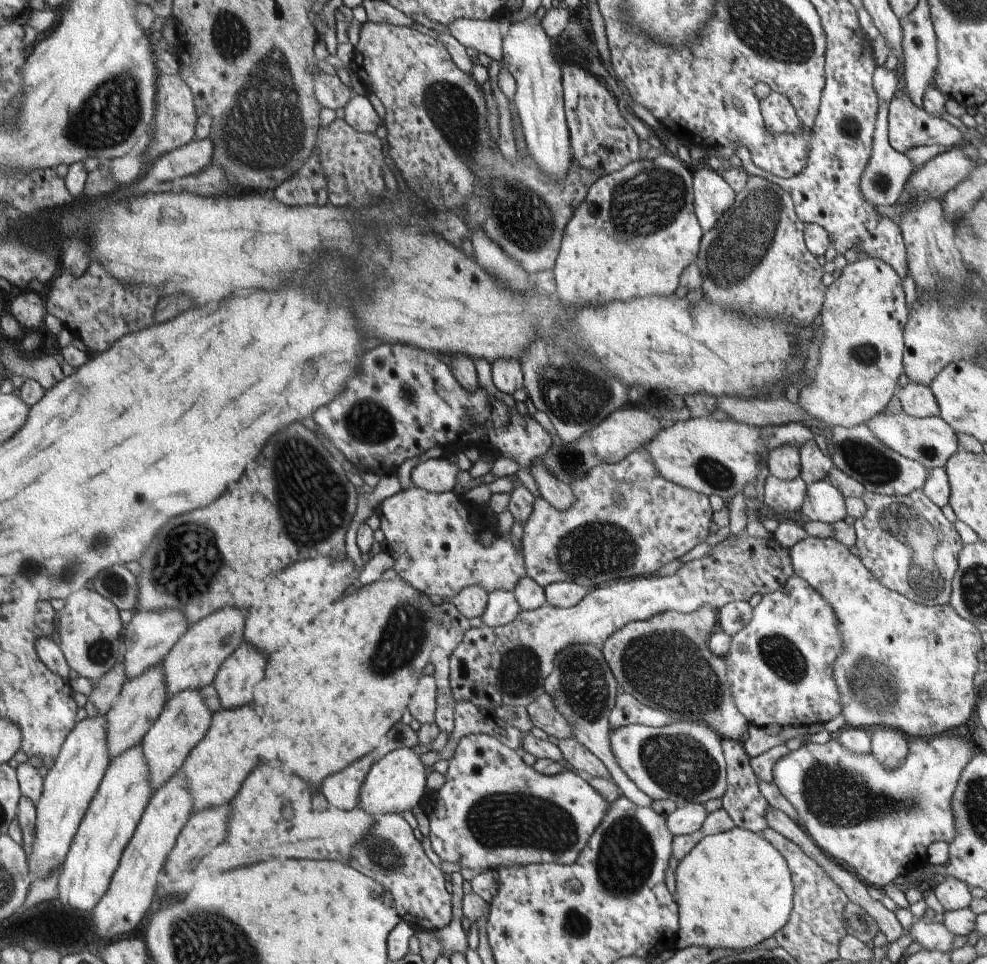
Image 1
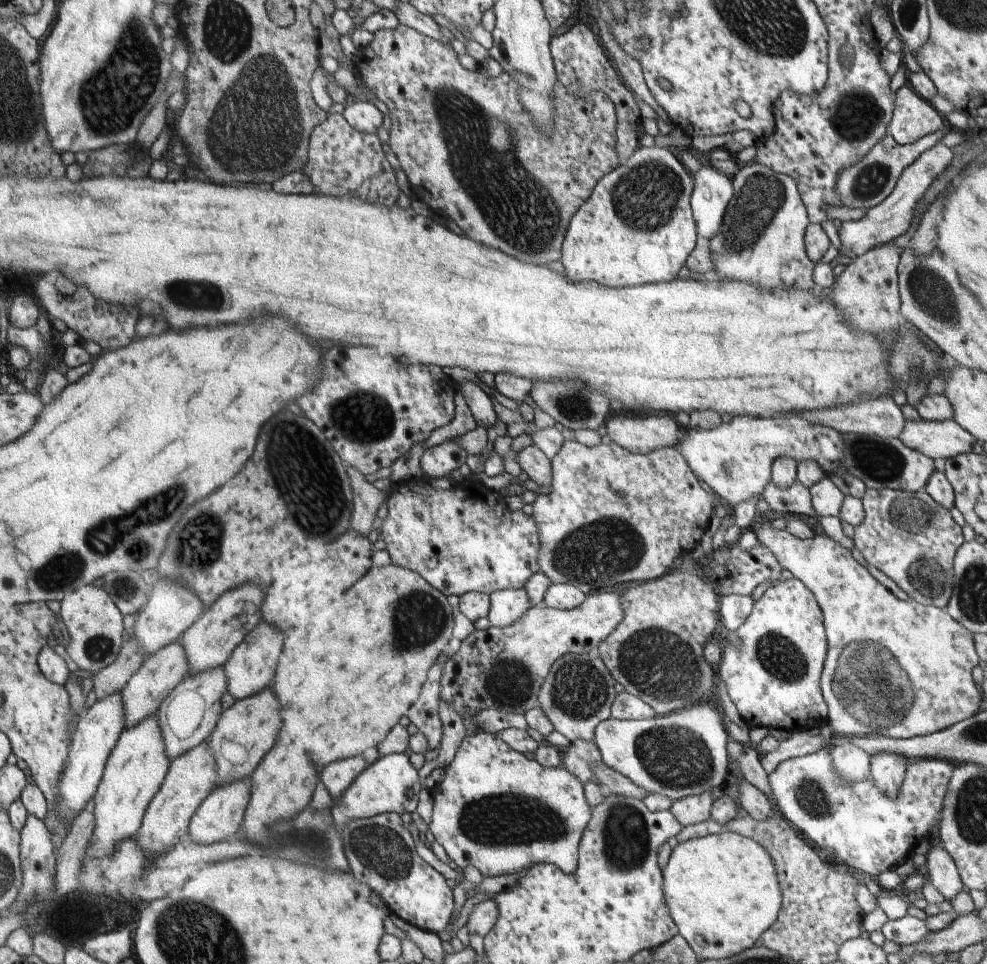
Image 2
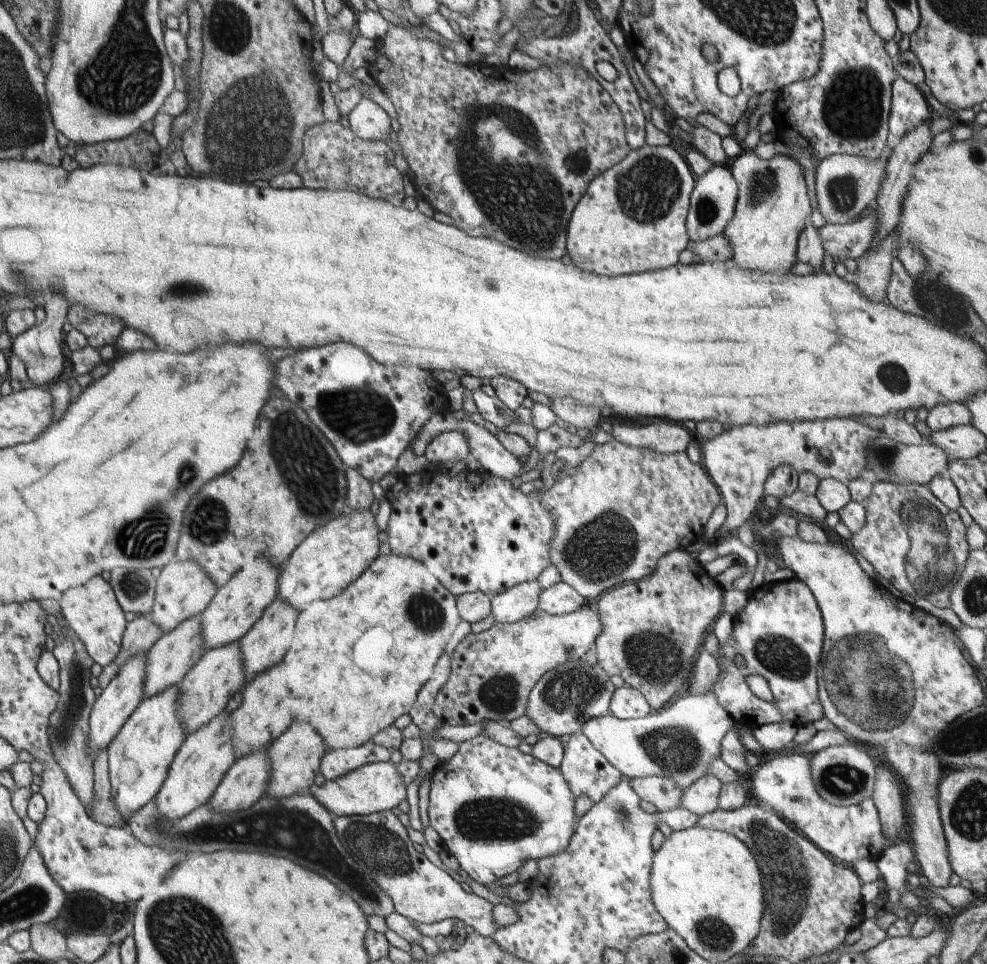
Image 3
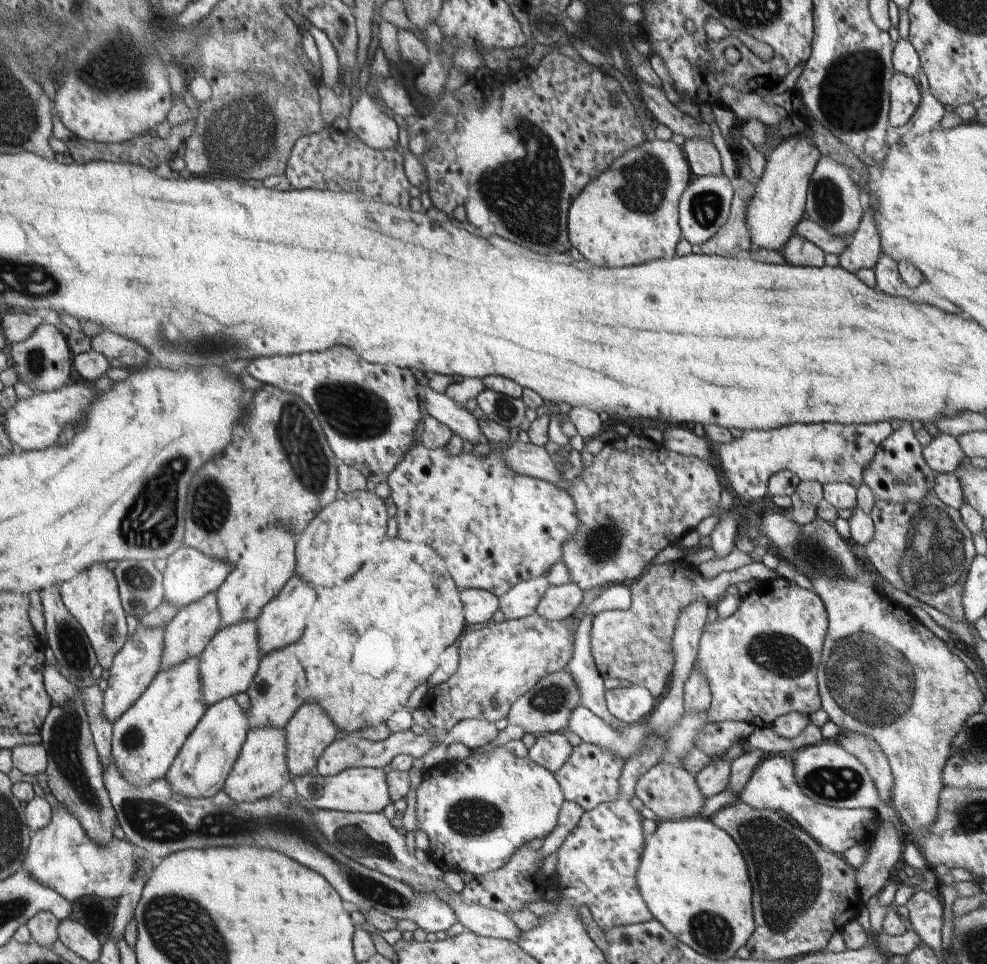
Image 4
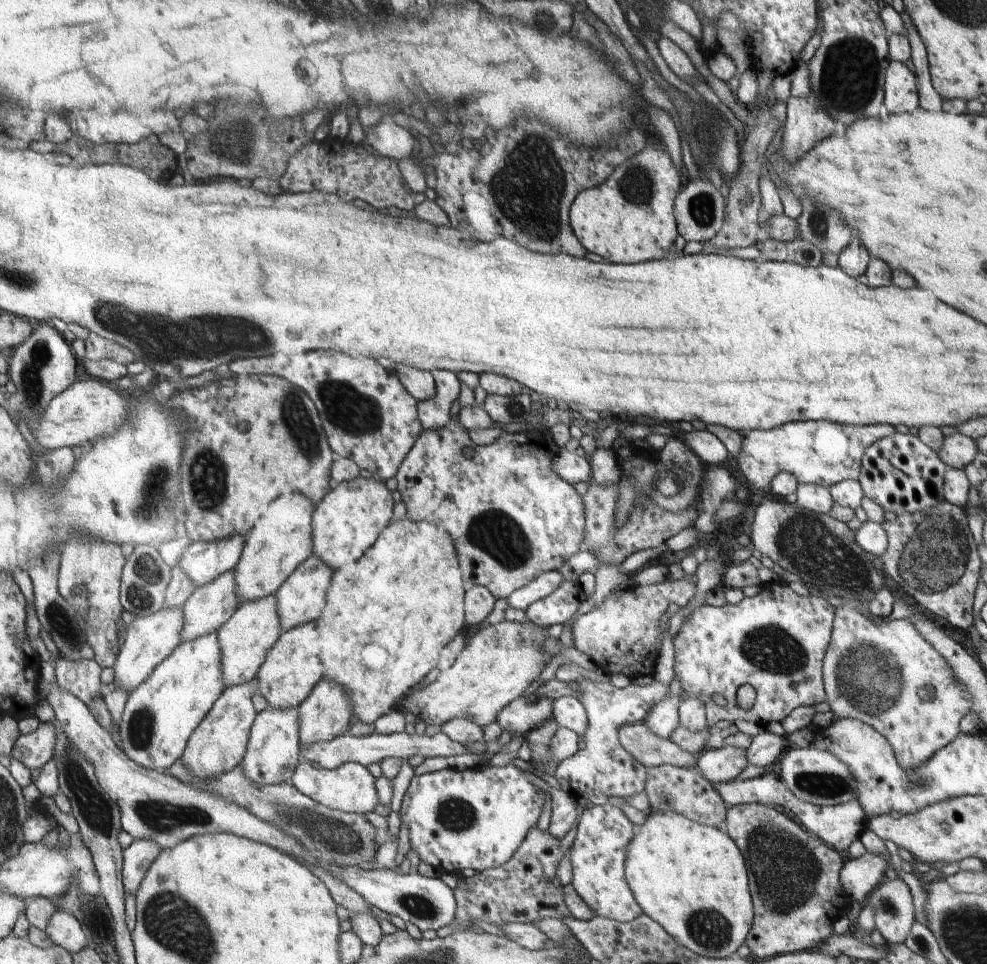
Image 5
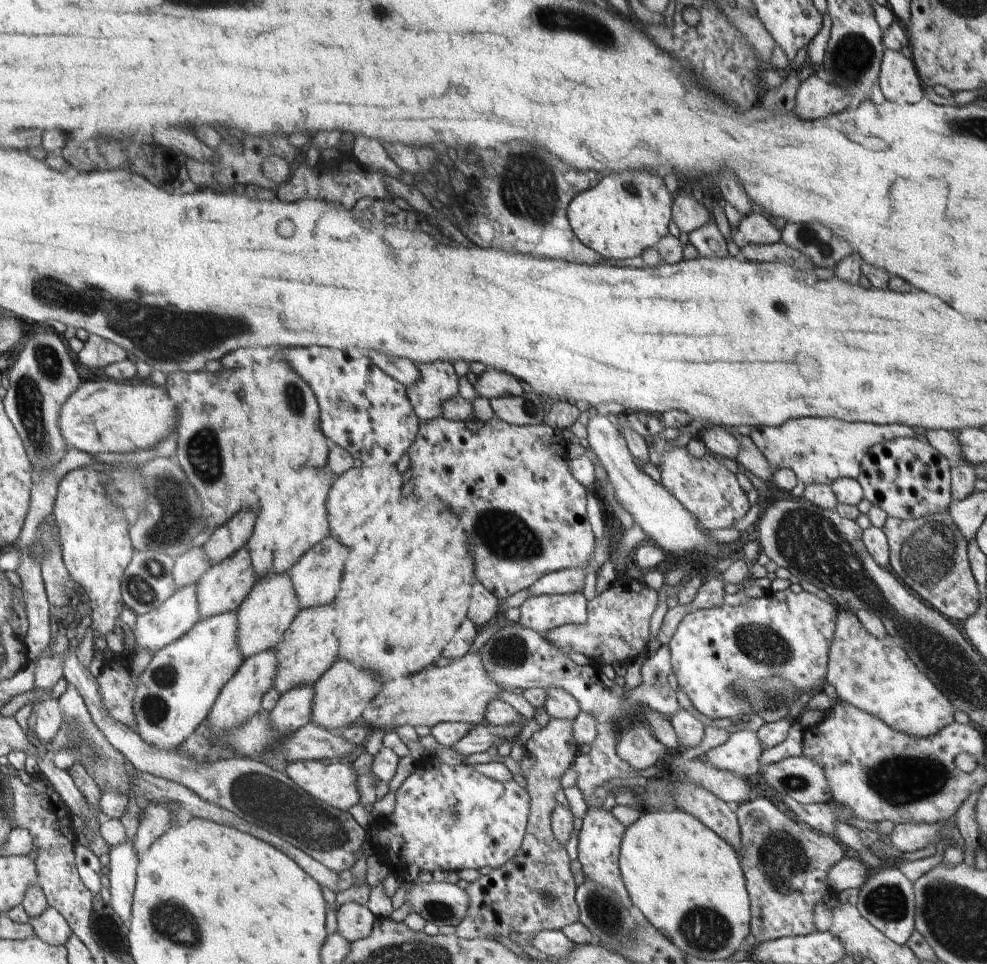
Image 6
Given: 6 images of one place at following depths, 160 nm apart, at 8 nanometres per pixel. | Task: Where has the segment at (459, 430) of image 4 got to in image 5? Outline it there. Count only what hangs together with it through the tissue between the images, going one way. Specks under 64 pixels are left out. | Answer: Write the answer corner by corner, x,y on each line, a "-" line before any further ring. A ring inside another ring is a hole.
385,364
389,372
396,373
401,383
419,402
435,395
435,382
430,371
423,371
407,364

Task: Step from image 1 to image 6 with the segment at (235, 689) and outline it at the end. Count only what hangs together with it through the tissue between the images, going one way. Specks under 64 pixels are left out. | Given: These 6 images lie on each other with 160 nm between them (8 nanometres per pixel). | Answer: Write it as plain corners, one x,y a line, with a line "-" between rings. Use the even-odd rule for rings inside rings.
328,535
320,543
315,544
310,551
305,552
301,561
288,573
292,577
293,588
297,592
300,610
328,606
337,599
337,592
341,589
342,576
350,551
351,549
346,548
346,545
341,541
334,540
333,536

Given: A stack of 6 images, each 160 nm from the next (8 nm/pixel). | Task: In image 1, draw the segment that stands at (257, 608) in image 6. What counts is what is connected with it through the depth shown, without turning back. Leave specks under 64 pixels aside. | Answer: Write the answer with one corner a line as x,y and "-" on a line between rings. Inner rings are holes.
186,689
168,697
159,718
141,740
141,747
149,764
150,784
154,791
182,768
197,744
208,734
212,726
213,712
206,705
200,689

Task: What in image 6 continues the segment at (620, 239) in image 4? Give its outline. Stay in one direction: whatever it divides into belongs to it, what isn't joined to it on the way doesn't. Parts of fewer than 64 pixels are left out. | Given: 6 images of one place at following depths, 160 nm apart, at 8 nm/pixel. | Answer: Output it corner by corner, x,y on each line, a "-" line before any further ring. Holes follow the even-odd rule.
626,170
622,174
610,174
604,176
602,184
597,187
585,190
577,195
569,203
568,217
573,231
582,244
589,245
594,252
604,258
635,258
642,254
646,248
656,248
660,238
669,234
668,228
672,222
672,205
674,195
668,192
662,178
650,174
650,172
634,172

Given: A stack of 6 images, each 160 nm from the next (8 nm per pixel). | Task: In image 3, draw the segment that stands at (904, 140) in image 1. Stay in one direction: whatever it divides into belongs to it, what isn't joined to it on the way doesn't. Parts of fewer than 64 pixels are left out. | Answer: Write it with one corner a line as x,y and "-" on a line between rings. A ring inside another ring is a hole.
904,77
893,82
889,131
902,138
909,130
931,120
934,113
920,88

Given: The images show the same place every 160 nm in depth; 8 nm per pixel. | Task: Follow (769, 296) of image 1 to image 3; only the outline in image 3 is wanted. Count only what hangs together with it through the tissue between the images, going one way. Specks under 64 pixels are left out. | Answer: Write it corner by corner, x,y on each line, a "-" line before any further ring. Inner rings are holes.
743,150
728,165
737,184
735,215
725,228
731,242
733,258
745,271
786,273
798,263
799,234
814,208
810,205
804,167
793,157
776,155
768,160
758,158
752,150

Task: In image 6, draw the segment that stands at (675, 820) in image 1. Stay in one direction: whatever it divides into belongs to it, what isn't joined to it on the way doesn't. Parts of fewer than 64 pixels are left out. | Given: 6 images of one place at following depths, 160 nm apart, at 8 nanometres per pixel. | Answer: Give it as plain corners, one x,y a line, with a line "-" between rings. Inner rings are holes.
735,727
725,744
708,750
703,758
718,770
745,778
760,772
763,751
757,732

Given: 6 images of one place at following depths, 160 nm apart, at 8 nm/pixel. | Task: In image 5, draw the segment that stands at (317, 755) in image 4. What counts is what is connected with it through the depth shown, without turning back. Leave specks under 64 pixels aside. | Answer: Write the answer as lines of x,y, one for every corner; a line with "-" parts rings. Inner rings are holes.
322,679
312,688
308,698
298,706
300,713
300,744
311,745
318,741
329,741
348,732
352,720
353,700
347,690
334,679

